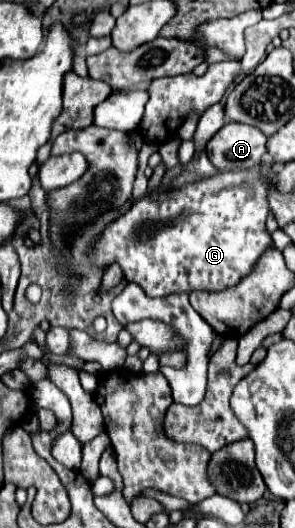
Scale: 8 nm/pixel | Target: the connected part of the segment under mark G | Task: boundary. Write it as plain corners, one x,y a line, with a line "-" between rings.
265,170
221,172
167,194
159,192
145,196
143,200
131,204
127,212
105,230
95,248
95,260
103,268
111,262
119,262
125,278
143,286
149,296
167,296
173,292
189,294
191,290
221,290
235,286
245,274
249,274
259,254
273,244
265,230
265,218
269,214
265,200
267,178
275,178
275,174

